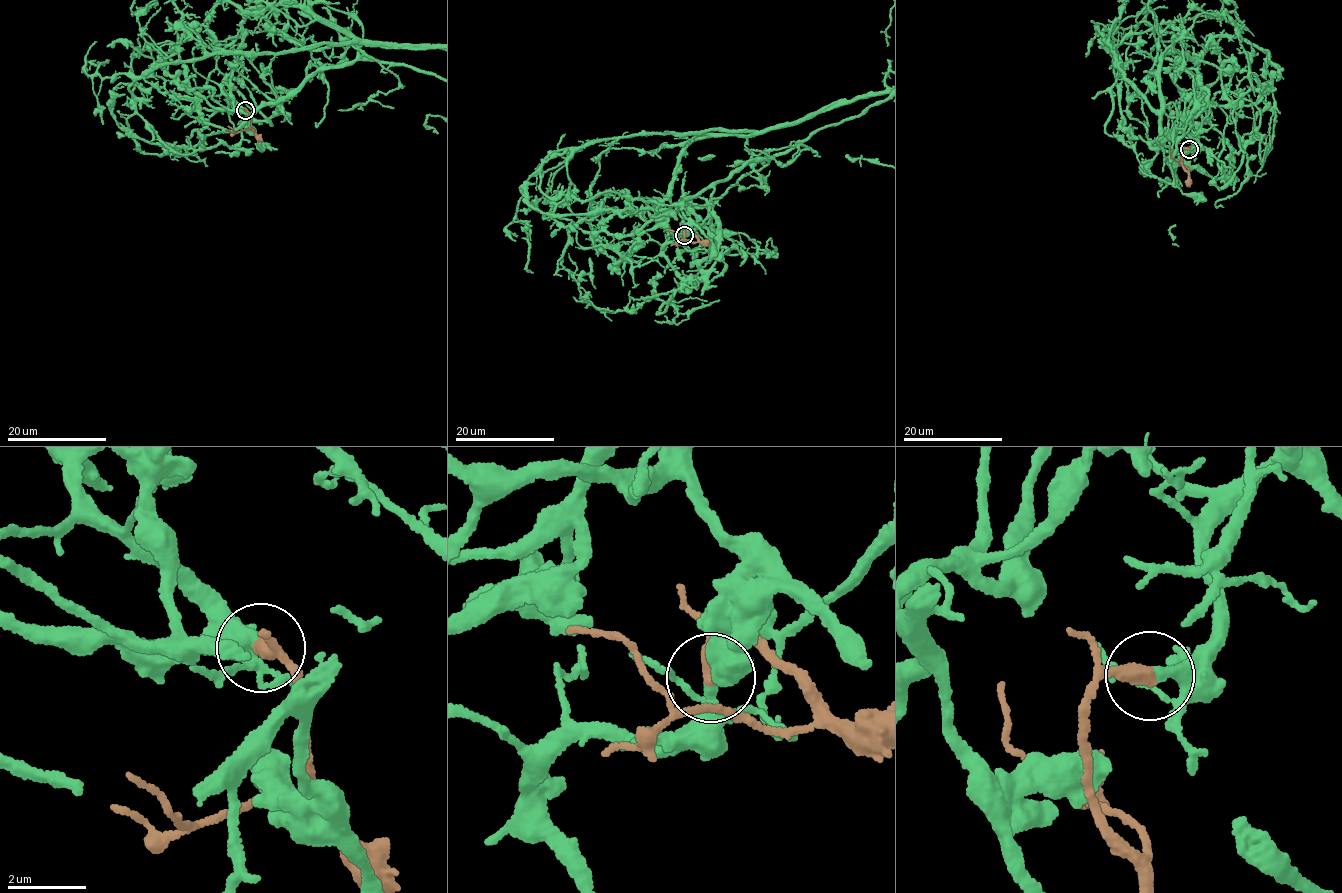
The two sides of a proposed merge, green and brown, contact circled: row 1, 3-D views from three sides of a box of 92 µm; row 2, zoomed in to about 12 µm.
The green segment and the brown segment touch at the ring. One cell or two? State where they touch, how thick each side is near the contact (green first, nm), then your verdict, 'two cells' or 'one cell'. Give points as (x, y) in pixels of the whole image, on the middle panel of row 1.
(684, 235) | 360/440 nm | one cell

